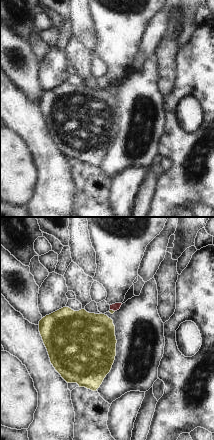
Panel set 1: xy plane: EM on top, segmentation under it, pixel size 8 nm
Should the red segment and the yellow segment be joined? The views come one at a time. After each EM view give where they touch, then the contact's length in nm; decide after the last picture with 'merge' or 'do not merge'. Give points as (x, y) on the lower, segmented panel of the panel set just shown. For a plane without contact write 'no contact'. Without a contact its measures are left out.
(112, 309) | 40 nm

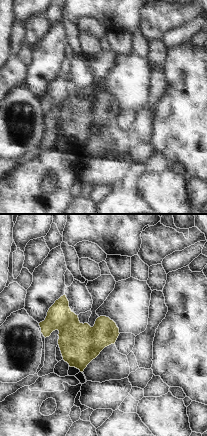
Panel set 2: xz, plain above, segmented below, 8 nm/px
no contact

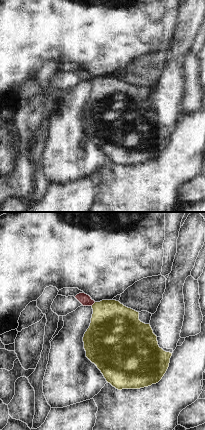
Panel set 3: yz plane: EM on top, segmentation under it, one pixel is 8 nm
(93, 303) | 50 nm

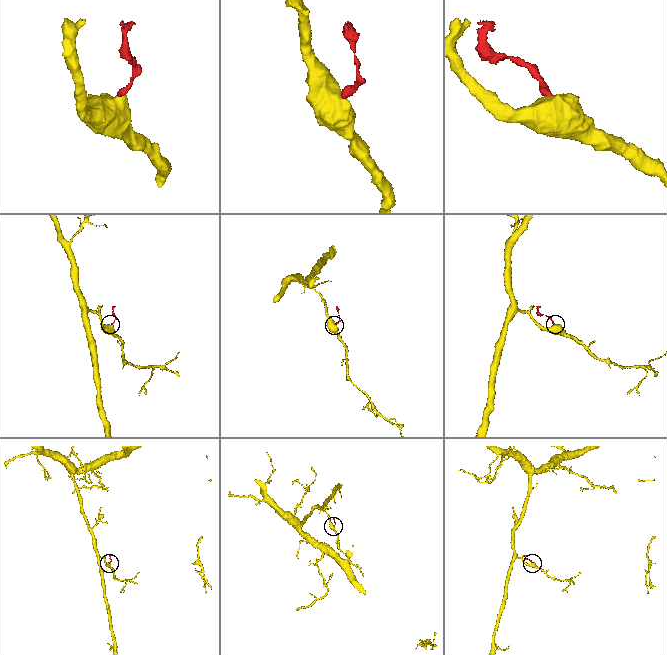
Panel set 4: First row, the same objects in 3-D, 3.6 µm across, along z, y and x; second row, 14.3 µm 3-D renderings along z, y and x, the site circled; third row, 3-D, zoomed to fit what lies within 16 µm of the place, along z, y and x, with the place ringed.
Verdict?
do not merge

